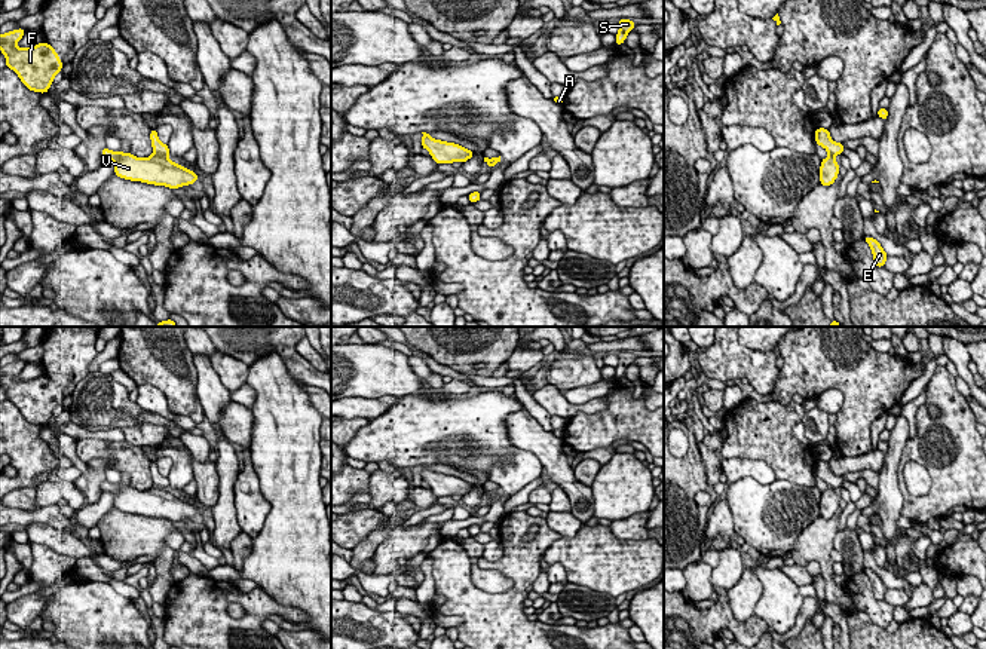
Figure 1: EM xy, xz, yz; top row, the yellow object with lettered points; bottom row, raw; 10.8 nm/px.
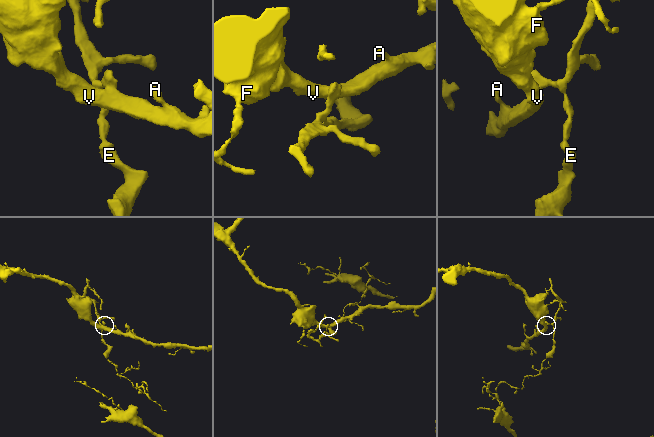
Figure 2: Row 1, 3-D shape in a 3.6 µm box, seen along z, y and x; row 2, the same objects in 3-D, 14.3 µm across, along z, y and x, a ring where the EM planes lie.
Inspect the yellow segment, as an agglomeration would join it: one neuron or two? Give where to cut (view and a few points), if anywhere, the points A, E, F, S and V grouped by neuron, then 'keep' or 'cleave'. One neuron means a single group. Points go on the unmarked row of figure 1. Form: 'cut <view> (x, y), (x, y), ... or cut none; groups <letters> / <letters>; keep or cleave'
cut xy (153, 486), (167, 489); groups A F S V / E; cleave

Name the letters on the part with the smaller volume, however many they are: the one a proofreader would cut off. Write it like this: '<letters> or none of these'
E

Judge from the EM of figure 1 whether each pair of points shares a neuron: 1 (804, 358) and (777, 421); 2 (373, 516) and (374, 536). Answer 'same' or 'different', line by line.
1: different
2: different

